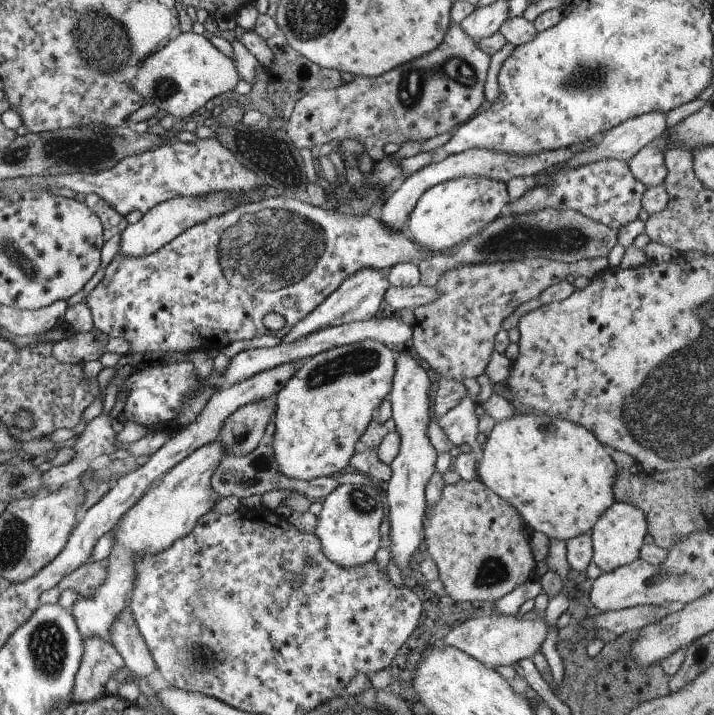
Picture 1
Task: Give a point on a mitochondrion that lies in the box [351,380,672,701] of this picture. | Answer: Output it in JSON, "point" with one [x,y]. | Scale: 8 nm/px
{"point":[492,571]}

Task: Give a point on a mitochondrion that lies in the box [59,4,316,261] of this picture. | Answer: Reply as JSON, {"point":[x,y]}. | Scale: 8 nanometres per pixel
{"point":[99,40]}

